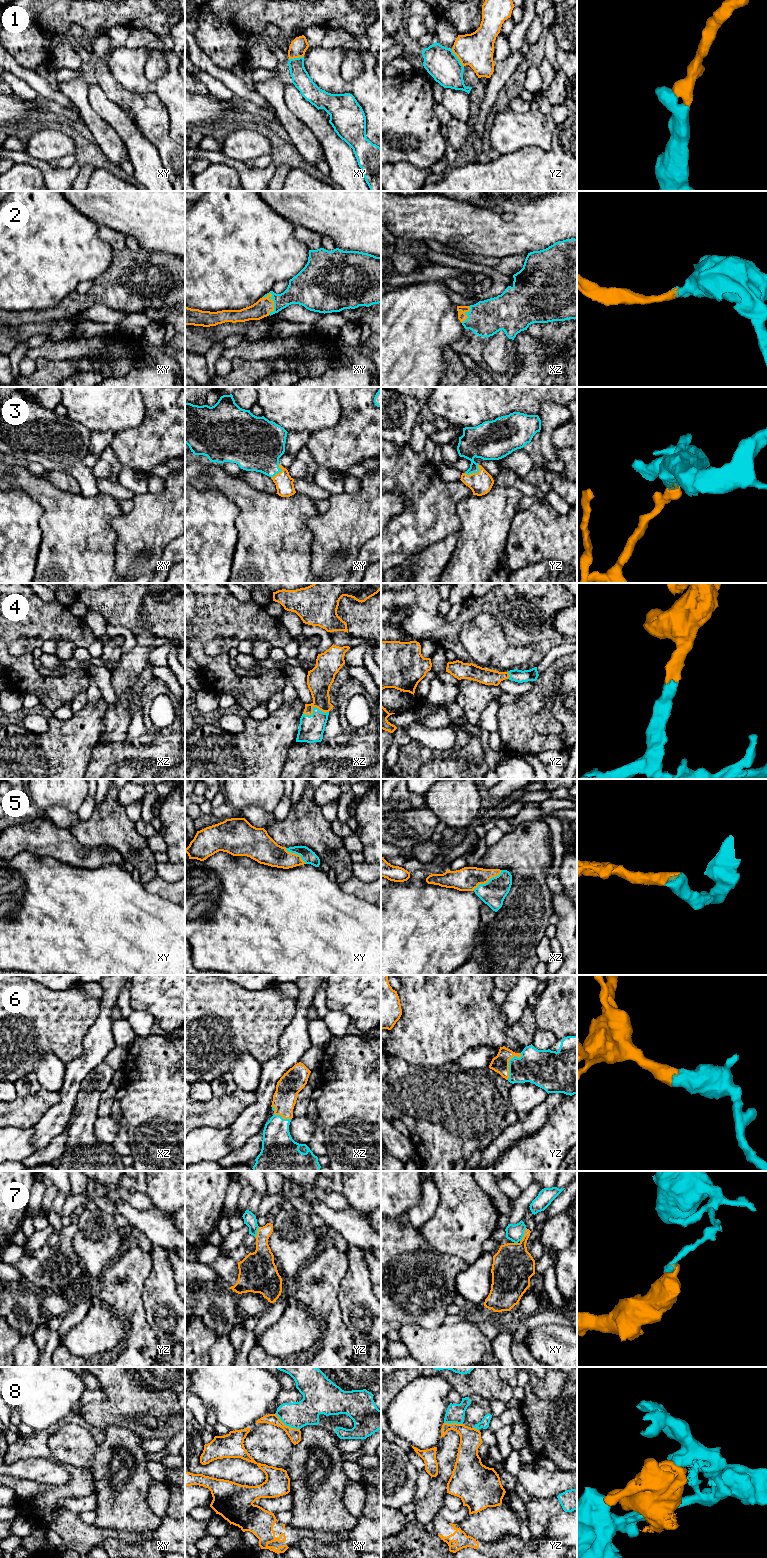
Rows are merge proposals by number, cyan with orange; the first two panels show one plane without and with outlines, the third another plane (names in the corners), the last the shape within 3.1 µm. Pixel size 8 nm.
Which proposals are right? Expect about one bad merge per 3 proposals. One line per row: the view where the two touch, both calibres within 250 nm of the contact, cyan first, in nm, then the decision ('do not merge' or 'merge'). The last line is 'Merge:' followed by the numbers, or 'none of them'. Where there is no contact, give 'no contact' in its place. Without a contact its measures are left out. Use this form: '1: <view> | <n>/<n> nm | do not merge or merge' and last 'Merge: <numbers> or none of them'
1: yz | 260/280 nm | merge
2: xy | 220/140 nm | merge
3: yz | 260/180 nm | merge
4: xz | 200/200 nm | merge
5: xz | 200/190 nm | merge
6: yz | 280/140 nm | merge
7: xy | 140/320 nm | do not merge
8: xy | 220/100 nm | do not merge
Merge: 1, 2, 3, 4, 5, 6

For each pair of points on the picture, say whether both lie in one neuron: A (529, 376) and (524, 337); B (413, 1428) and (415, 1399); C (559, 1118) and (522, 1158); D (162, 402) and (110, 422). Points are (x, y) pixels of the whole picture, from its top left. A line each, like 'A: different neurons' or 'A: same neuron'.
A: same neuron
B: same neuron
C: same neuron
D: different neurons

